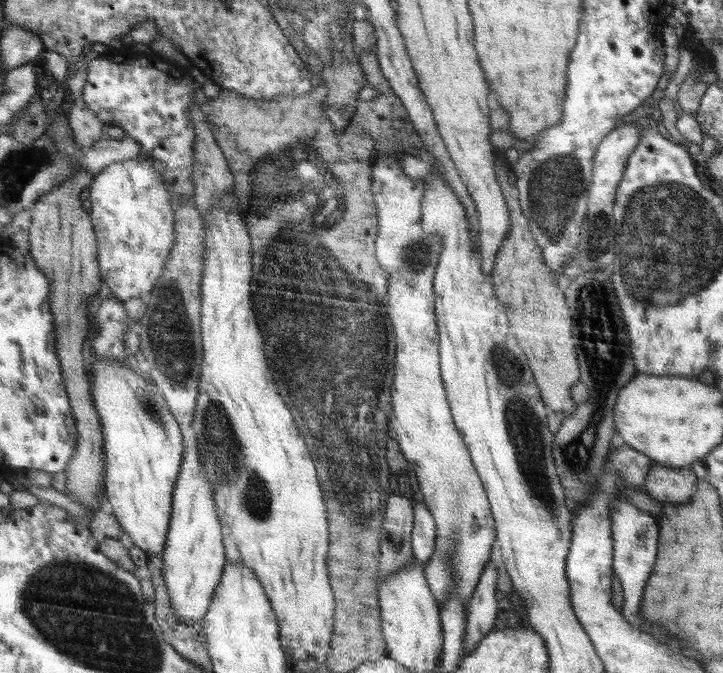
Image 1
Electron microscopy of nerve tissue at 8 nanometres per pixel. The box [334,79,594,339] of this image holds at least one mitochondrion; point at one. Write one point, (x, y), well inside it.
(557, 185)

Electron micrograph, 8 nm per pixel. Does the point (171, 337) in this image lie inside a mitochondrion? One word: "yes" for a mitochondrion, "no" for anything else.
yes

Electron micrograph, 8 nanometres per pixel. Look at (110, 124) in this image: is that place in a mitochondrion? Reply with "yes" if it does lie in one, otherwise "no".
no

